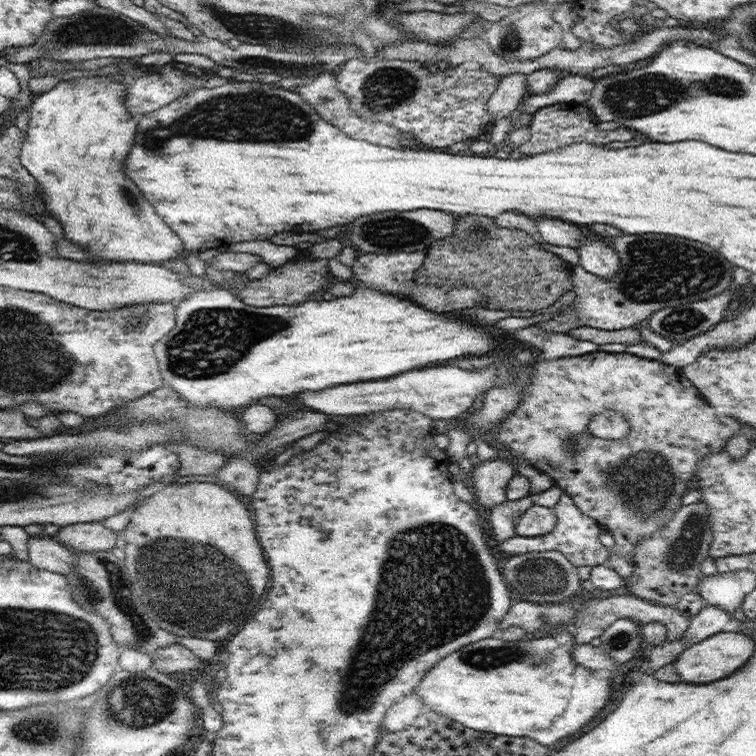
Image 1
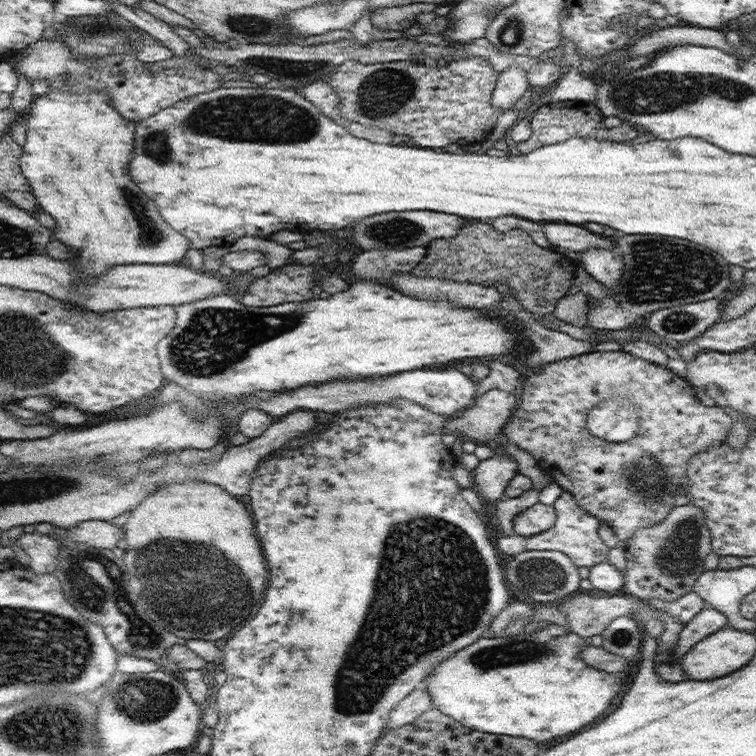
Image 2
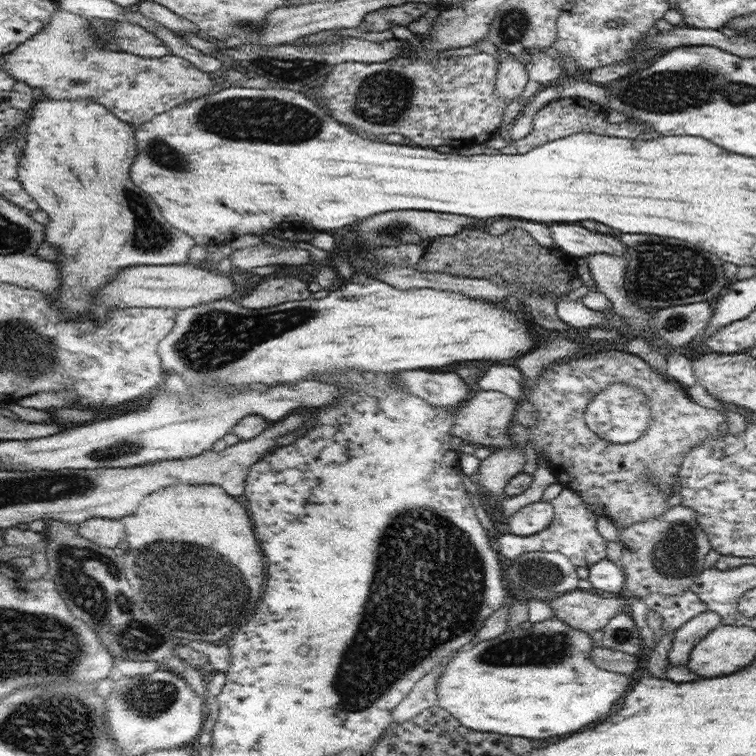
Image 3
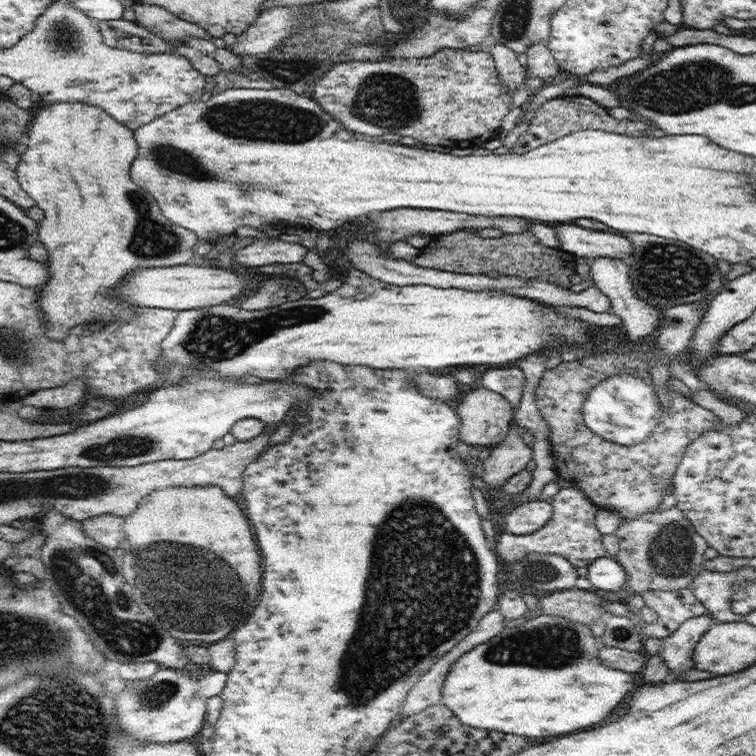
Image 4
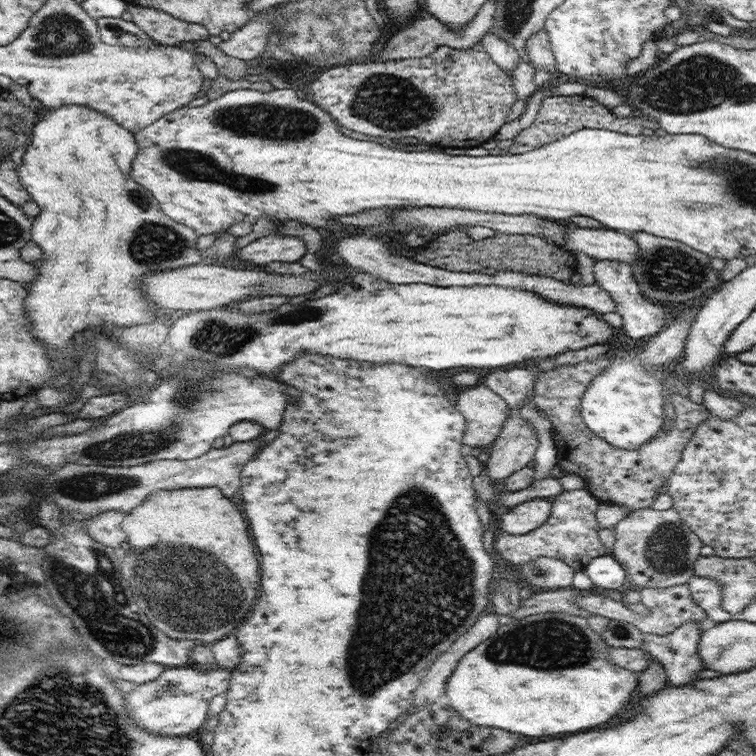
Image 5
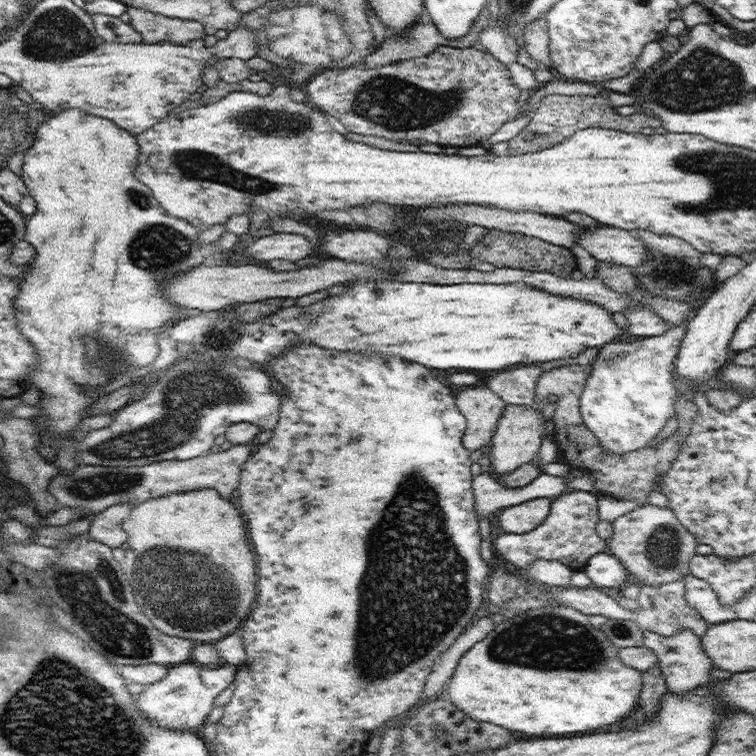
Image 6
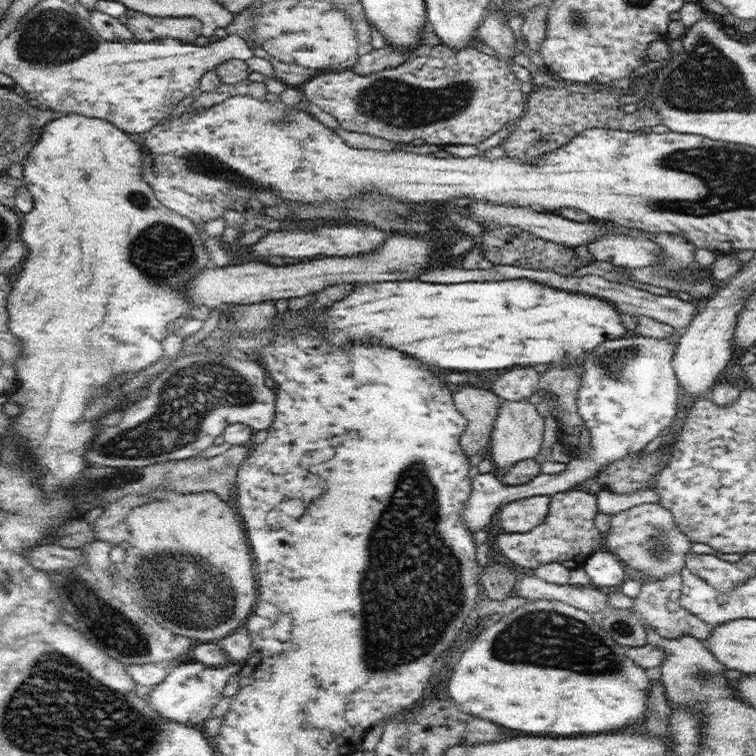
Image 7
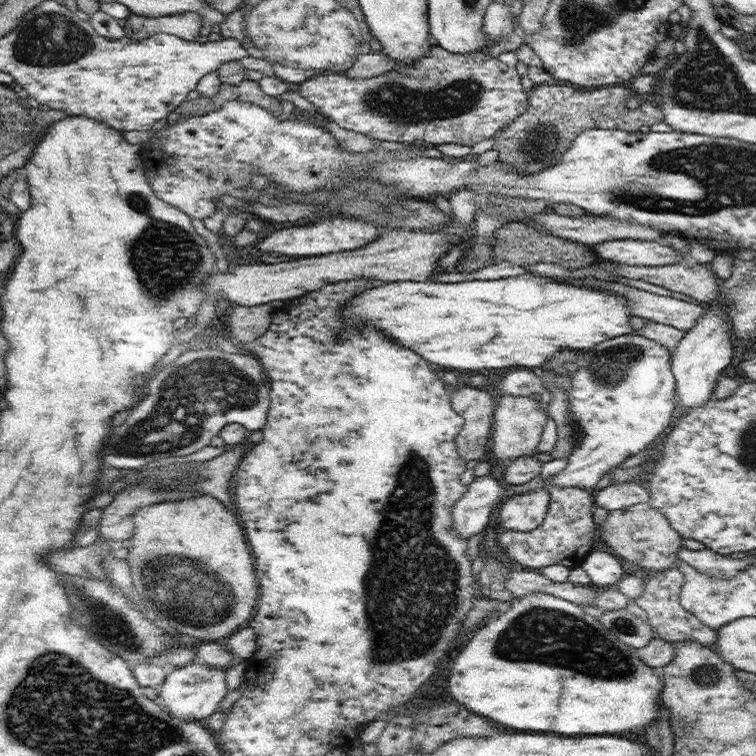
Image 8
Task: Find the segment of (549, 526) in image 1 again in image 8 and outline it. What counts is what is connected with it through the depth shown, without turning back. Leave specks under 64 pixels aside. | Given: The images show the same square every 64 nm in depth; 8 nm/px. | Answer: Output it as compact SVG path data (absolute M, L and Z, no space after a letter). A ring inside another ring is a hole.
M537 488L507 498L500 508L501 523L507 530L533 531L544 522L550 497L546 488Z

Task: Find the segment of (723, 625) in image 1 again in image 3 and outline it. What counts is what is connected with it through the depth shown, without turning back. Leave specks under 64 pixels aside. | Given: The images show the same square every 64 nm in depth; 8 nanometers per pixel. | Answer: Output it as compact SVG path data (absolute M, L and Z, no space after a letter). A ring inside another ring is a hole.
M702 612L692 620L677 628L673 643L669 650L670 666L687 666L694 646L698 644L711 630L723 624L722 618L716 612Z

